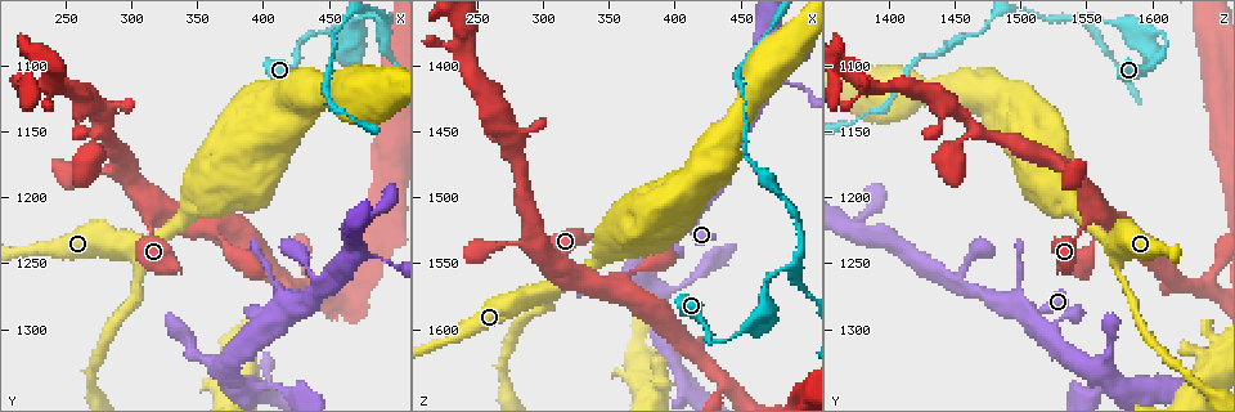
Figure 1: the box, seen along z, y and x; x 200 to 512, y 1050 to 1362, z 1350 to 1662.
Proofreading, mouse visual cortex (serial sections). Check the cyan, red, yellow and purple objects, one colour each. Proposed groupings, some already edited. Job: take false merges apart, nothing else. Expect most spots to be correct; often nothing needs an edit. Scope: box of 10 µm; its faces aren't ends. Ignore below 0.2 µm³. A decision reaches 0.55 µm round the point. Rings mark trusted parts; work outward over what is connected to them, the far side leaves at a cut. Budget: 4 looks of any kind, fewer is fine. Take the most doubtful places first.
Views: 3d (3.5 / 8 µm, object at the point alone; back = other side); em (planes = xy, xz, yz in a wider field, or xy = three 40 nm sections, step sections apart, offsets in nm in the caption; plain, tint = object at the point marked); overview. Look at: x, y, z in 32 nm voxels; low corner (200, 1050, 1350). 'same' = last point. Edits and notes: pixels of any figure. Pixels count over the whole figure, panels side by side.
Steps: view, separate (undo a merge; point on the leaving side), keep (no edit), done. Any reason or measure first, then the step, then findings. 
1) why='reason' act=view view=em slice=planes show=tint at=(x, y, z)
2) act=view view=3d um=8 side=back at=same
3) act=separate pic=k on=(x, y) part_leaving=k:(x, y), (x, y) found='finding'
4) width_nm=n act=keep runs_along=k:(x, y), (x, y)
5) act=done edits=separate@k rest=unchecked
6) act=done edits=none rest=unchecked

why='a fork' act=view view=3d um=3.5 at=(294, 1236, 1572)

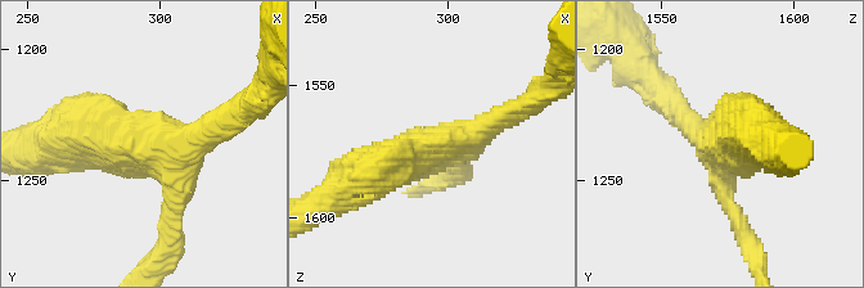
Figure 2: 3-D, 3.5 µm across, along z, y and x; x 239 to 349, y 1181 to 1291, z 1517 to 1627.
arms=3 arm_widths_nm=250,300,500 why='need the tissue' act=view view=em slice=planes show=tint at=(295, 1236, 1573)

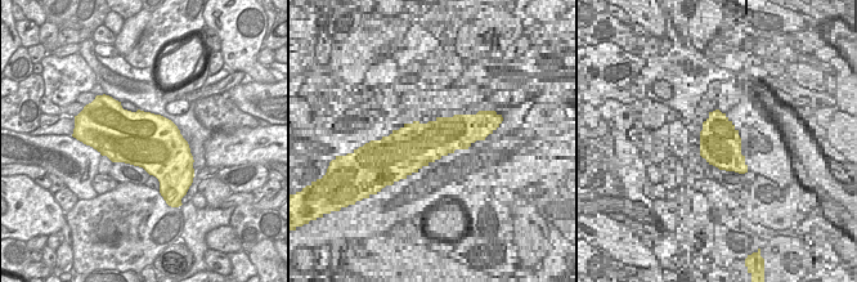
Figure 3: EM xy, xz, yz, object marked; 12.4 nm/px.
act=keep runs_along=2:(360, 187), (509, 113) found='continuous, no second cell'

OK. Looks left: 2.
why='thick turns thin' act=view view=3d um=8 at=(462, 1080, 1594)

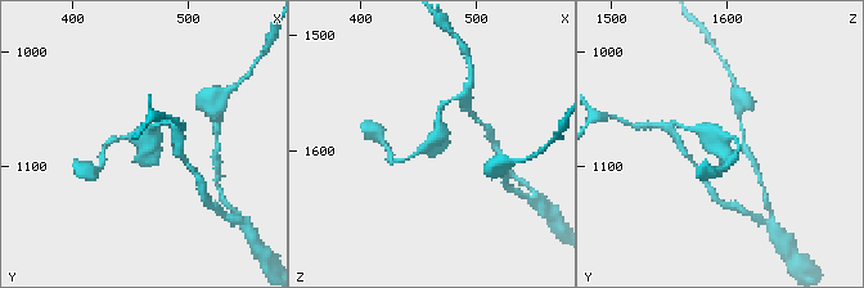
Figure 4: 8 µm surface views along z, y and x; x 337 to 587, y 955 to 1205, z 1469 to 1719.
why='shape alone is not enough' act=view view=em slice=planes show=tint at=same

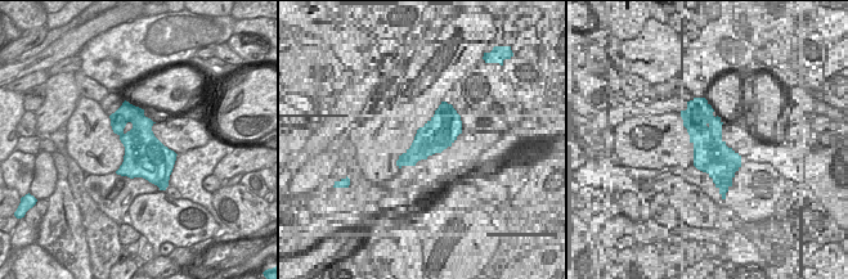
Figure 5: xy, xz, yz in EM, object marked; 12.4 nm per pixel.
width_nm=500 act=keep runs_along=4:(399, 160), (439, 138), (440, 115) found='all the same cell'

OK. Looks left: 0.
act=done edits=none rest=unchecked

